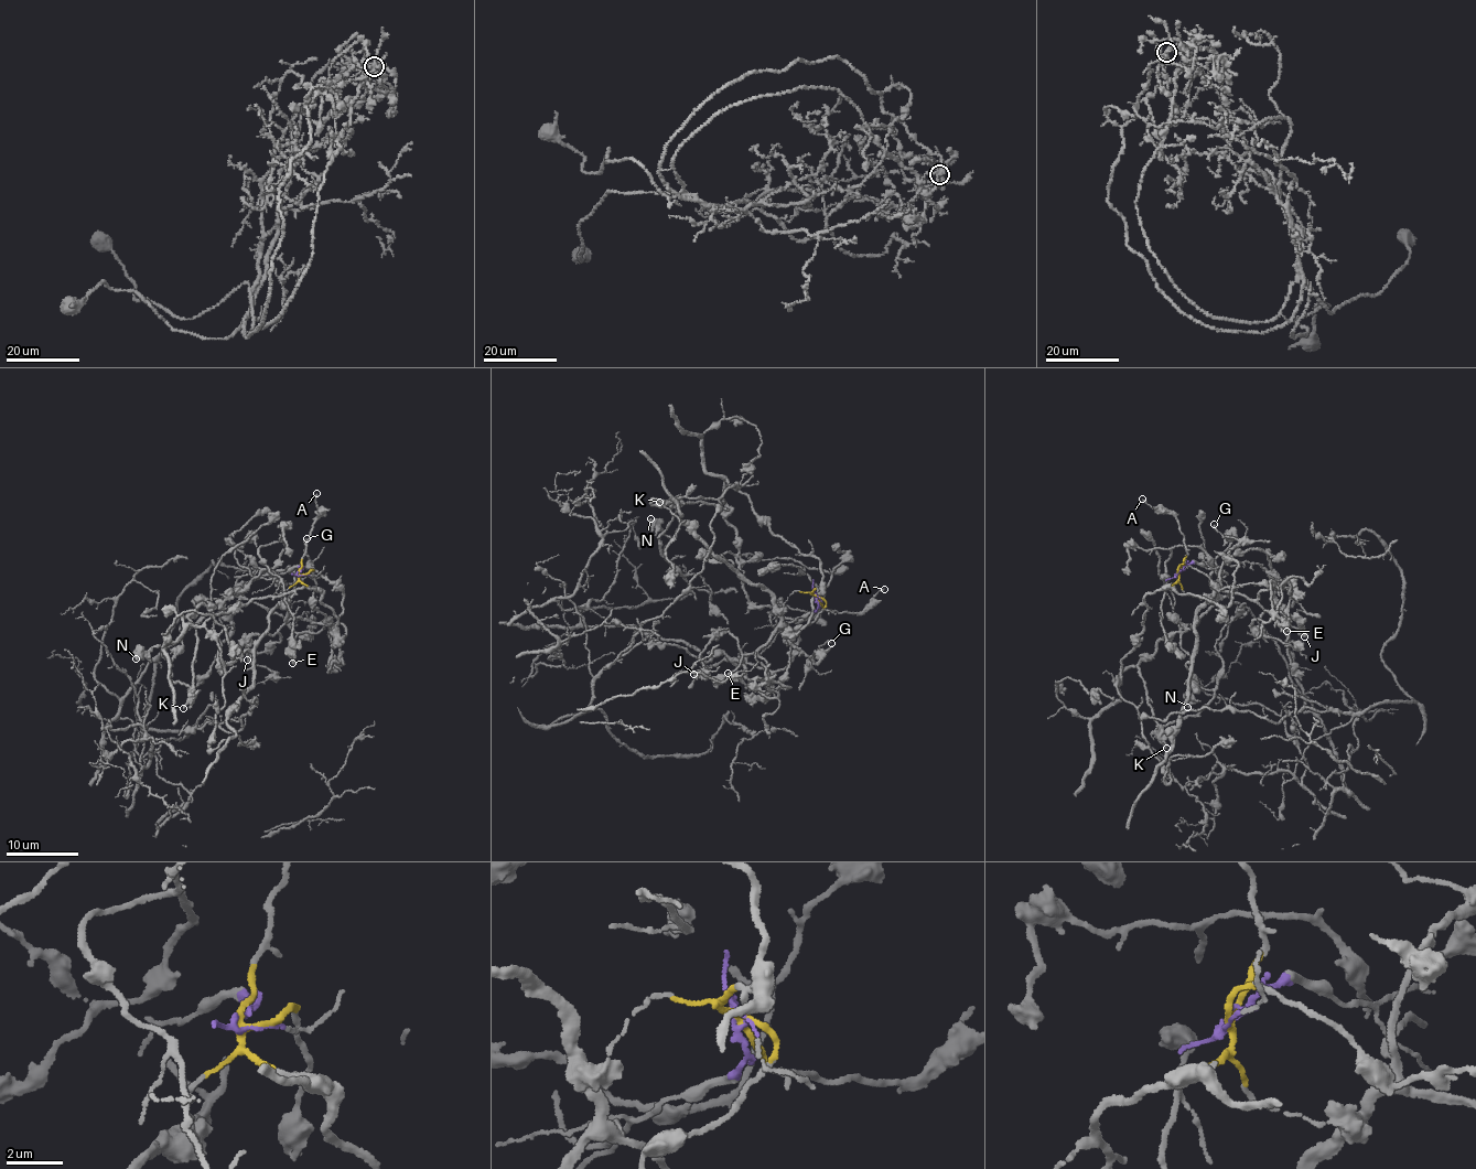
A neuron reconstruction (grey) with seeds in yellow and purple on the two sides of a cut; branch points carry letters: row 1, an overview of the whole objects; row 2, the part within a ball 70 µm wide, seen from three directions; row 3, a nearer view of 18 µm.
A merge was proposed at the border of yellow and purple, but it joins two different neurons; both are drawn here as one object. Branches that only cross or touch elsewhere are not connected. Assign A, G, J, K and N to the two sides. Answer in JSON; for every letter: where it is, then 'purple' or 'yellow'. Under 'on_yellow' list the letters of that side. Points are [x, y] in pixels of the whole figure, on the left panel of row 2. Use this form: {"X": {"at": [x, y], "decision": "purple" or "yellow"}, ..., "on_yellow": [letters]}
{"A": {"at": [316, 493], "decision": "yellow"}, "G": {"at": [306, 538], "decision": "yellow"}, "J": {"at": [247, 660], "decision": "purple"}, "K": {"at": [183, 708], "decision": "yellow"}, "N": {"at": [136, 658], "decision": "yellow"}, "on_yellow": ["A", "G", "K", "N"]}

